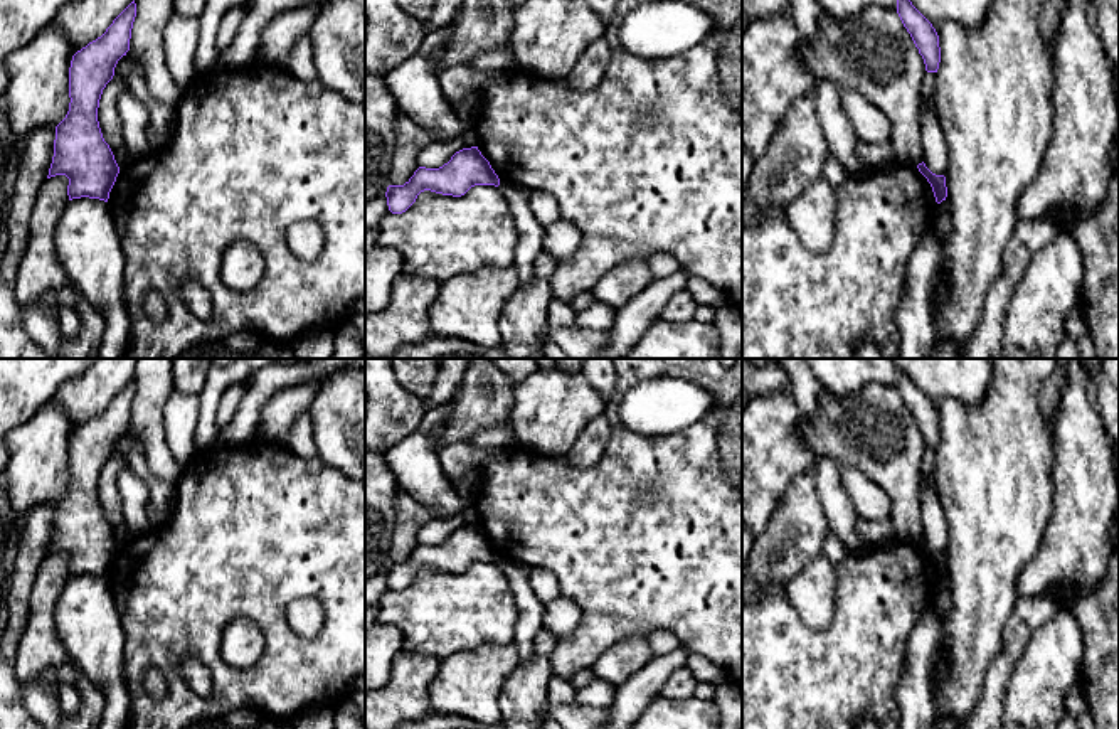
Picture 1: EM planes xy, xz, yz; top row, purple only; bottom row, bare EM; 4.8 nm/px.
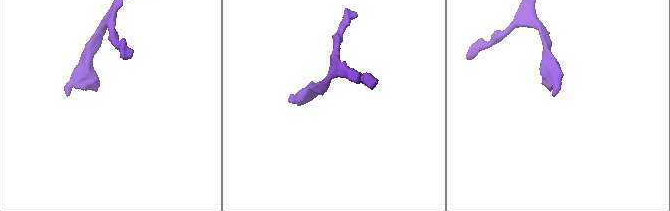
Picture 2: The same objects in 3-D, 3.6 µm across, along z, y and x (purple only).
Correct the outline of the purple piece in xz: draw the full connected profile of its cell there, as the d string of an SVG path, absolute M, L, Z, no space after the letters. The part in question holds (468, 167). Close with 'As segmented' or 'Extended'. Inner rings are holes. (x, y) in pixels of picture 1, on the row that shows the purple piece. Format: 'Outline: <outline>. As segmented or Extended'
Outline: M478 146L456 152L439 168L419 167L404 185L389 185L385 197L392 214L406 212L424 190L461 197L475 185L500 185L500 178Z. As segmented

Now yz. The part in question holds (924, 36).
Outline: M897 0L897 13L910 34L927 72L937 72L941 62L939 35L932 24L912 5L910 0Z. As segmented

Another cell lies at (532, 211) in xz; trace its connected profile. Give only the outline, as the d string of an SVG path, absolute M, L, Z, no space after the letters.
M500 184L500 189L518 231L513 266L520 285L530 285L535 279L533 261L544 251L545 227L560 219L560 209L549 192L527 190L515 184Z

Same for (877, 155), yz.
M858 140L856 152L860 160L870 168L885 168L895 162L890 143L865 143Z

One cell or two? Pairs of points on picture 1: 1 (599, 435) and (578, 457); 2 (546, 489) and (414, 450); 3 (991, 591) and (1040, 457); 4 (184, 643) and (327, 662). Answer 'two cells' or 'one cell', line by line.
1: one cell
2: two cells
3: one cell
4: one cell

